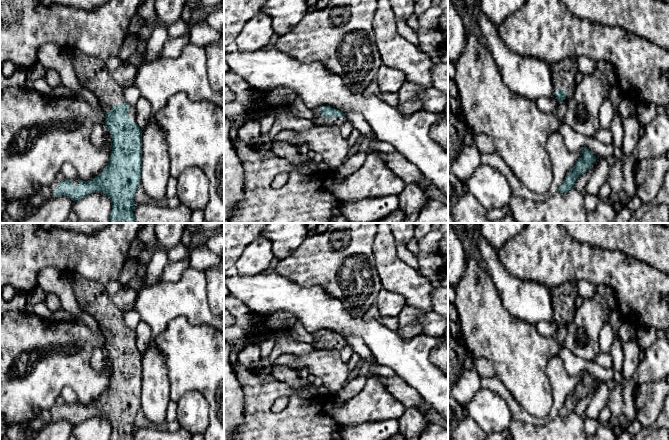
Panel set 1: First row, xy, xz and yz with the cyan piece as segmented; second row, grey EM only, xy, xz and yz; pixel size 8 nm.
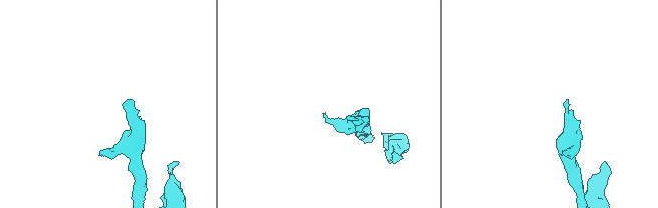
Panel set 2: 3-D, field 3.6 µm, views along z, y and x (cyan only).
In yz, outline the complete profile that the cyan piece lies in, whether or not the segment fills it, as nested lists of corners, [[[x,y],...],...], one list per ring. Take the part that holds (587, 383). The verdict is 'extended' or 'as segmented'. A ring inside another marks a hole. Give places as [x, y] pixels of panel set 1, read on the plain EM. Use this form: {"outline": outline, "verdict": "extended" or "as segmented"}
{"outline": [[[587,371],[582,372],[582,381],[575,387],[571,395],[566,399],[563,407],[559,410],[559,417],[566,417],[567,415],[574,413],[574,407],[578,401],[586,397],[587,393],[595,385],[595,380]]], "verdict": "as segmented"}

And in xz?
{"outline": [[[329,330],[315,332],[313,337],[317,349],[341,350],[348,343],[342,335]]], "verdict": "extended"}

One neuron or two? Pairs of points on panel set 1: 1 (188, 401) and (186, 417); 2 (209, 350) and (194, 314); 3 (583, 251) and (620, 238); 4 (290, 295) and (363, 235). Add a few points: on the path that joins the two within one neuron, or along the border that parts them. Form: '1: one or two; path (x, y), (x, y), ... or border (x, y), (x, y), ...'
1: one; path (188, 405), (188, 413)
2: two; border (177, 317), (213, 327)
3: two; border (574, 240), (604, 249)
4: two; border (281, 275), (301, 284), (320, 285), (325, 292)

